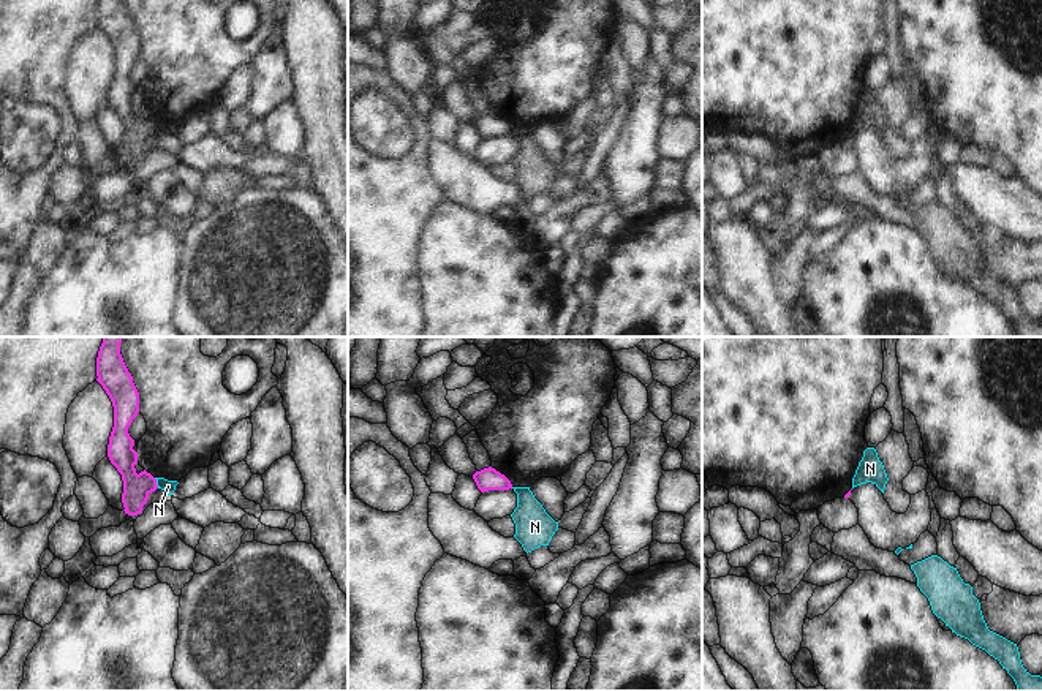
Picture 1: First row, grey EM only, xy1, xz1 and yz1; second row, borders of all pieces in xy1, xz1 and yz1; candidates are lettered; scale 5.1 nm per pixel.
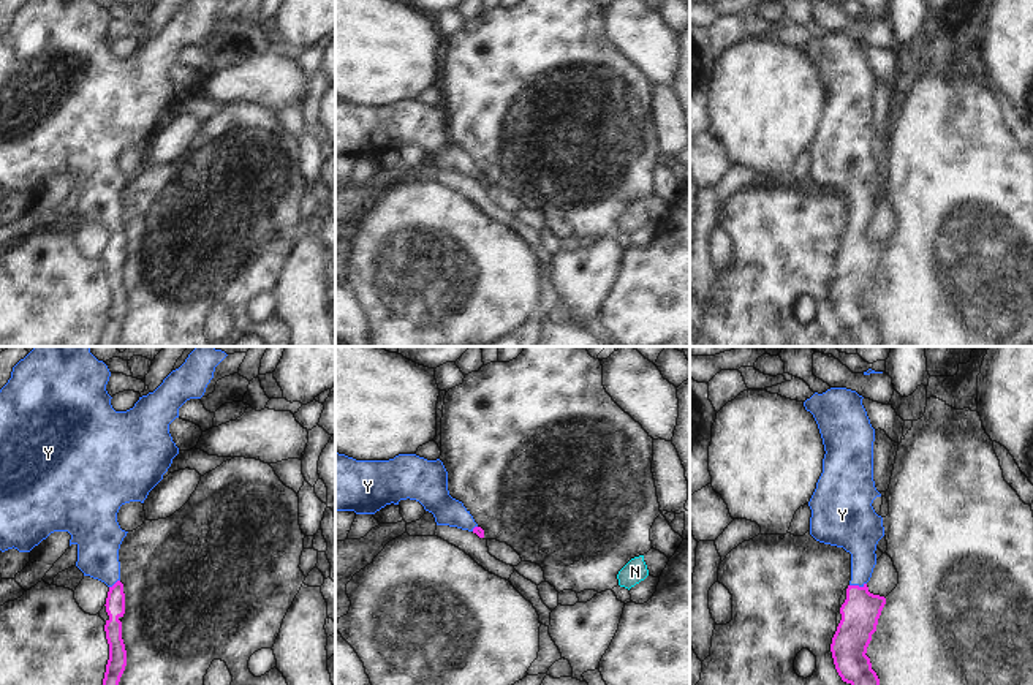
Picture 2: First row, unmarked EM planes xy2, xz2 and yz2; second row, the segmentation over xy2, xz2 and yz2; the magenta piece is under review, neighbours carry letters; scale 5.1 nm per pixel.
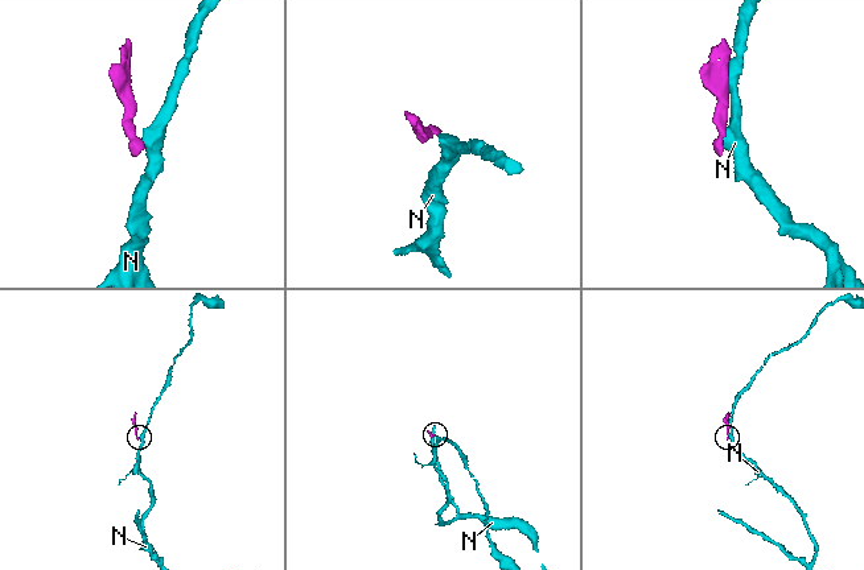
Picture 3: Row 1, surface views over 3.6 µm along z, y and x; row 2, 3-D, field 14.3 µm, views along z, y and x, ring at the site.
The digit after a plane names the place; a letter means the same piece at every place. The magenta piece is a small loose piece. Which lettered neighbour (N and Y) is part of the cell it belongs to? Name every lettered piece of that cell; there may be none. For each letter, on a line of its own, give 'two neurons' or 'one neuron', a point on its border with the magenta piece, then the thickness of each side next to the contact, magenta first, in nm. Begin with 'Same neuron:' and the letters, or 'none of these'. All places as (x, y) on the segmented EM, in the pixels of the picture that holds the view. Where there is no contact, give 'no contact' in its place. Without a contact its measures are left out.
Same neuron: Y
N: two neurons; contact xy1 (155, 483); calibres 140 and 60 nm
Y: one neuron; contact yz2 (858, 586); calibres 190 and 190 nm

